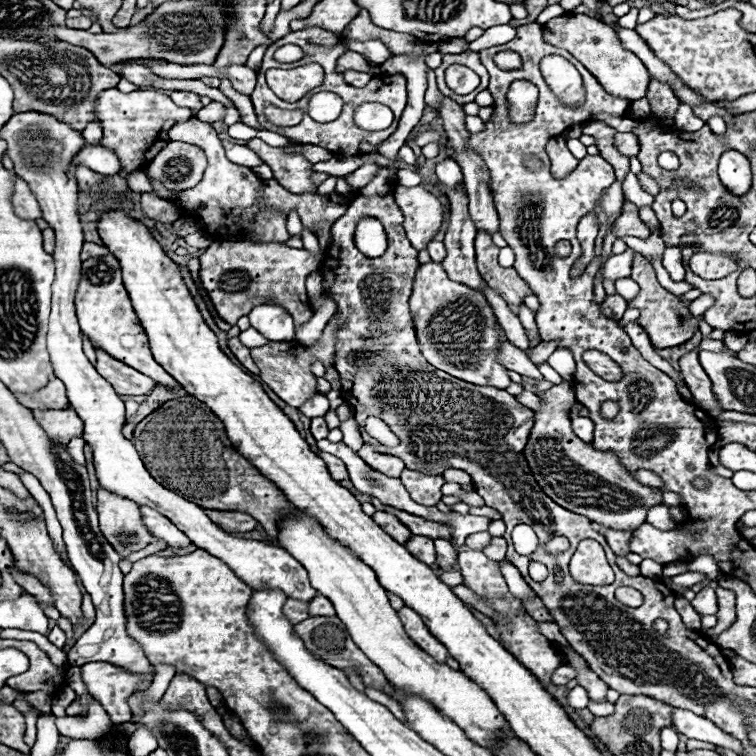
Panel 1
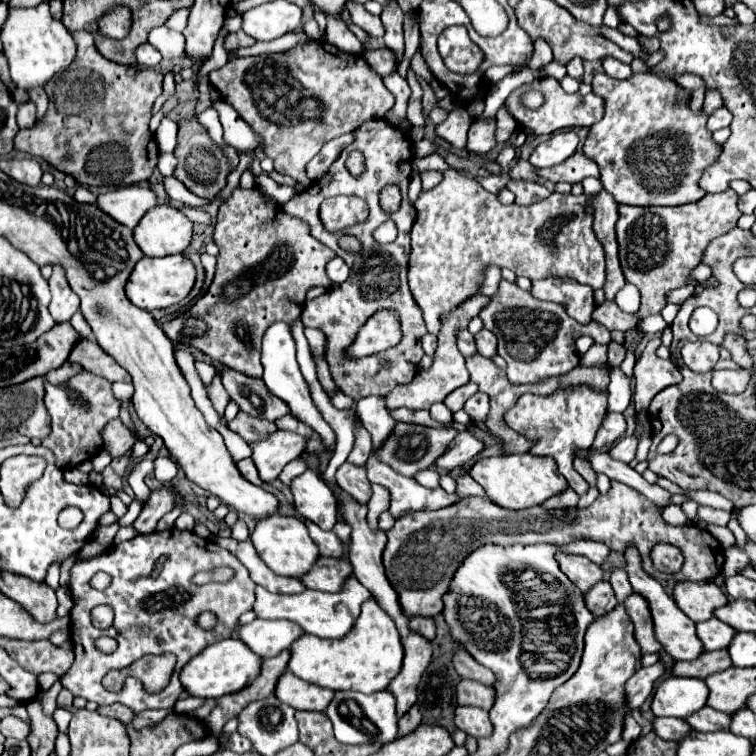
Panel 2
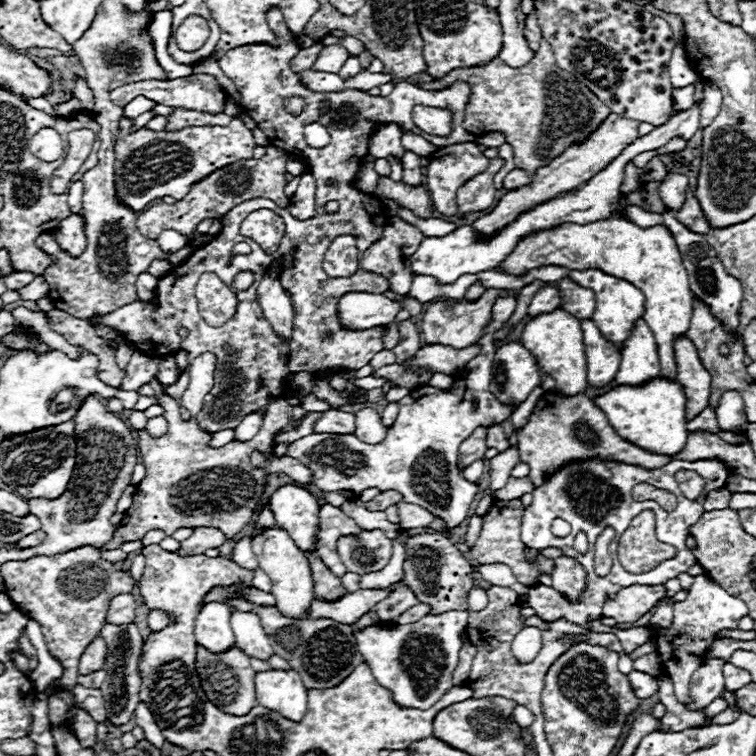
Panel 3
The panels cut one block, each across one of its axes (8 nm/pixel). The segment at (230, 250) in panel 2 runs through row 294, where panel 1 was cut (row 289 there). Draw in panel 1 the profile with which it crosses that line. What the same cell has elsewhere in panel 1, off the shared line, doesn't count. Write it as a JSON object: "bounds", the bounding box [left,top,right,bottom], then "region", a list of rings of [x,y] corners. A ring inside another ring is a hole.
{"bounds":[200,240,322,328],"region":[[[214,240],[200,256],[200,282],[208,292],[218,316],[236,324],[256,304],[280,304],[286,306],[294,318],[294,326],[300,328],[312,318],[312,310],[306,296],[306,276],[316,272],[322,258],[312,256],[304,248],[290,248],[286,244],[252,244],[252,242],[218,242]]]}

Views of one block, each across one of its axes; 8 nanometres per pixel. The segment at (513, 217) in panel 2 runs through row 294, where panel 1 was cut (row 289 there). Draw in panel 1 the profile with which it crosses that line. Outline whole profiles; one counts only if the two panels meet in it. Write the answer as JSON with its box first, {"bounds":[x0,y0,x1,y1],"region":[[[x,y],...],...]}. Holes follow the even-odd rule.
{"bounds":[410,262,510,390],"region":[[[428,262],[416,272],[410,312],[416,326],[420,352],[432,366],[472,384],[494,386],[500,390],[508,388],[510,378],[506,368],[496,362],[496,318],[492,314],[492,306],[480,292],[448,280],[442,264]]]}

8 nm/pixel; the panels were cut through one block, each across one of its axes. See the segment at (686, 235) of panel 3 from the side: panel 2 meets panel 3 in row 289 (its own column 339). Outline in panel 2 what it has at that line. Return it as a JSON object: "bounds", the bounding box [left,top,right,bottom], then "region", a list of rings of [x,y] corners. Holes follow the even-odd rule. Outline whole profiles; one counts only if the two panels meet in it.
{"bounds":[326,690,396,744],"region":[[[380,690],[376,694],[360,694],[360,692],[334,692],[332,702],[326,708],[328,718],[334,724],[334,736],[342,744],[364,744],[364,742],[392,742],[396,738],[396,700],[388,690]]]}

